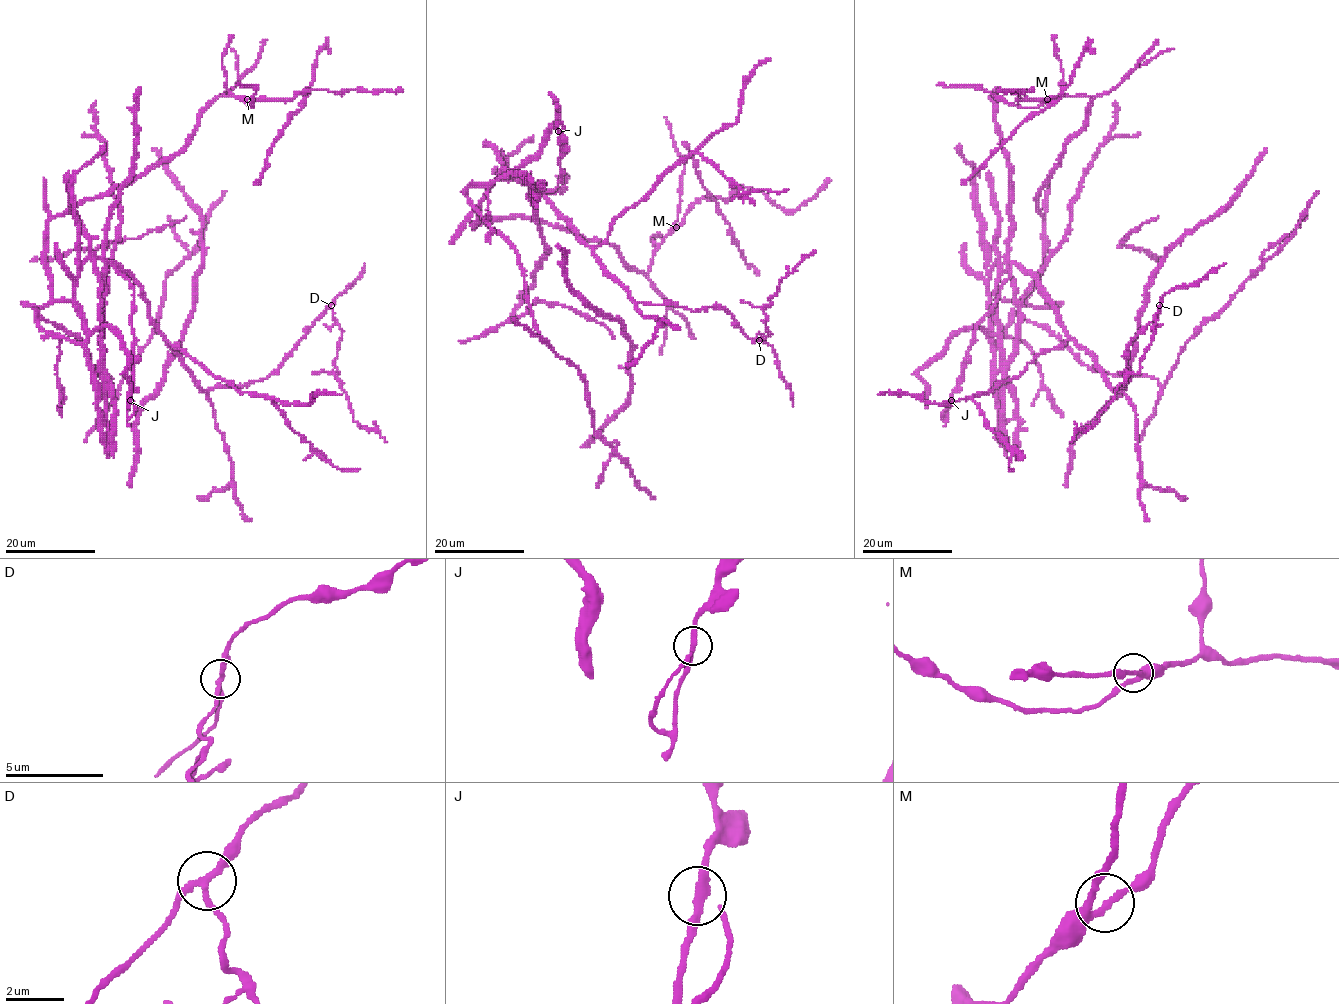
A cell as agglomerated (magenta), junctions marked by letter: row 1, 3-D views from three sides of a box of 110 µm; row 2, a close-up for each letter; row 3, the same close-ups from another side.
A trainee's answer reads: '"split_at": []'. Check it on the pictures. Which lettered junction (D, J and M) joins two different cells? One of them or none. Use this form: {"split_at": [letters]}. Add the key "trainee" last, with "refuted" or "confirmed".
{"split_at": ["D"], "trainee": "refuted"}

